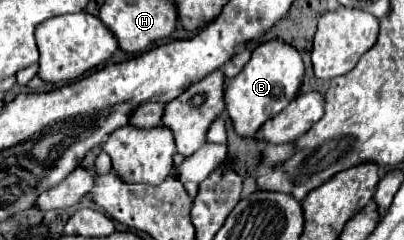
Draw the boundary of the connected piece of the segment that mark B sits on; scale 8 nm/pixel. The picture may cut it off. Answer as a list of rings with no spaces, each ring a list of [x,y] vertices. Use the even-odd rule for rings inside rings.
[[[279,39],[261,43],[253,51],[245,69],[237,77],[229,79],[225,87],[225,109],[233,121],[235,133],[257,141],[257,131],[263,127],[263,123],[279,115],[297,97],[303,73],[303,59],[295,47]]]

